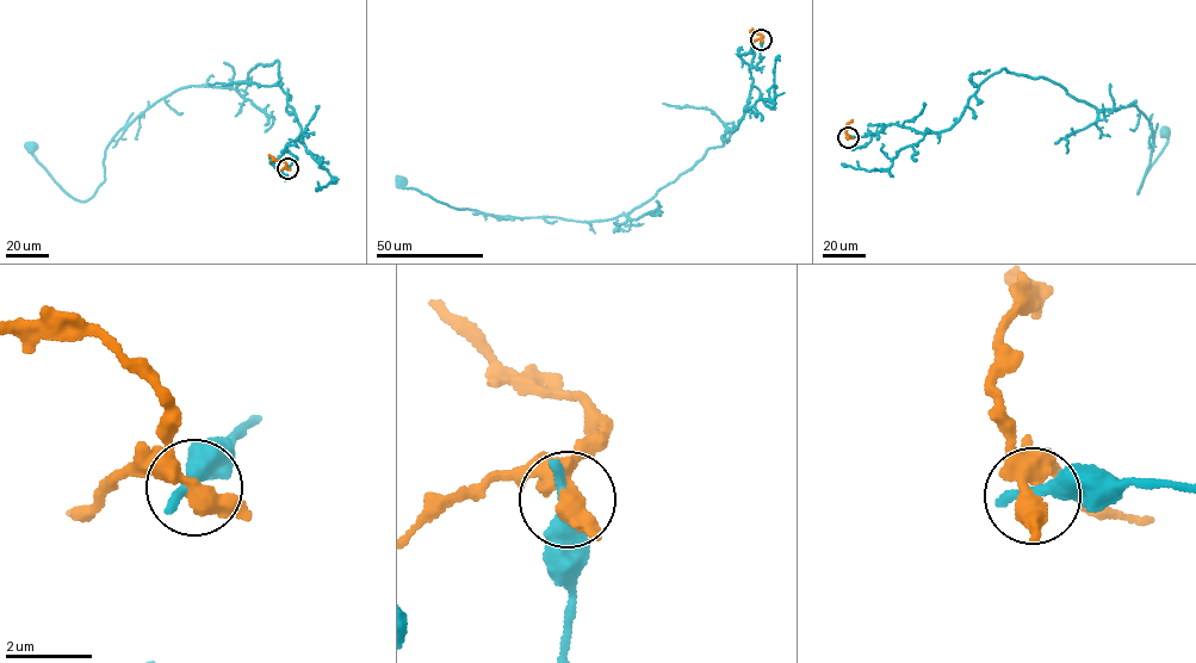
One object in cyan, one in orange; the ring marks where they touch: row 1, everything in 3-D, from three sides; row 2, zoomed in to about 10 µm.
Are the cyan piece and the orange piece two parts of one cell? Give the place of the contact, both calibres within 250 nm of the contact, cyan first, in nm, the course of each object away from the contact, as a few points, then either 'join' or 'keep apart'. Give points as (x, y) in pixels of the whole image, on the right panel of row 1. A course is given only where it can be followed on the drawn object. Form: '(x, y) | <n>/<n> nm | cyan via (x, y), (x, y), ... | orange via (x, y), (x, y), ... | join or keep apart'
(848, 137) | 400/360 nm | cyan via (848, 137), (896, 124), (948, 129), (1005, 68), (1098, 110), (1136, 105), (1154, 136), (1138, 193), (1163, 132) | orange via (847, 137), (847, 125), (853, 119) | keep apart

